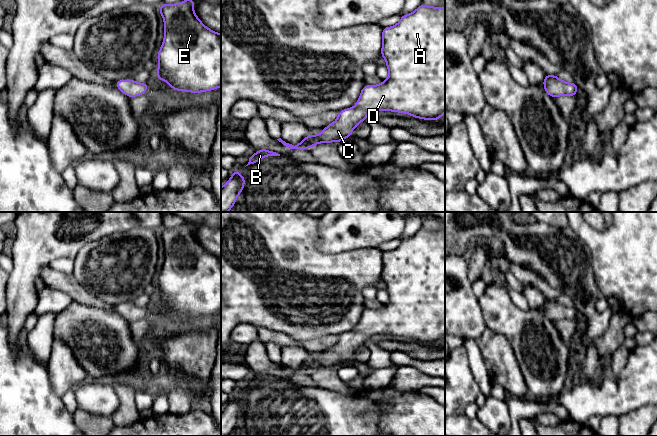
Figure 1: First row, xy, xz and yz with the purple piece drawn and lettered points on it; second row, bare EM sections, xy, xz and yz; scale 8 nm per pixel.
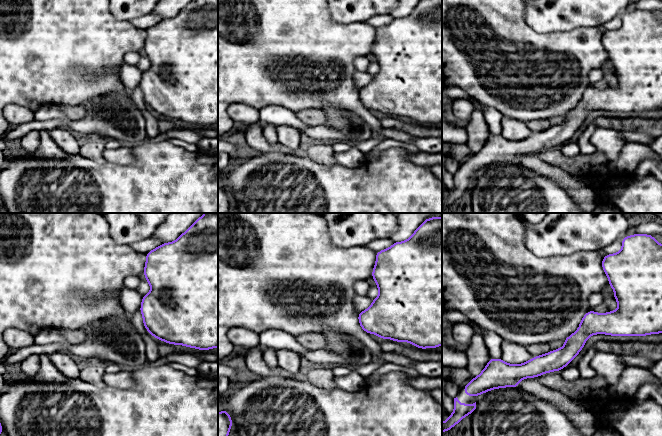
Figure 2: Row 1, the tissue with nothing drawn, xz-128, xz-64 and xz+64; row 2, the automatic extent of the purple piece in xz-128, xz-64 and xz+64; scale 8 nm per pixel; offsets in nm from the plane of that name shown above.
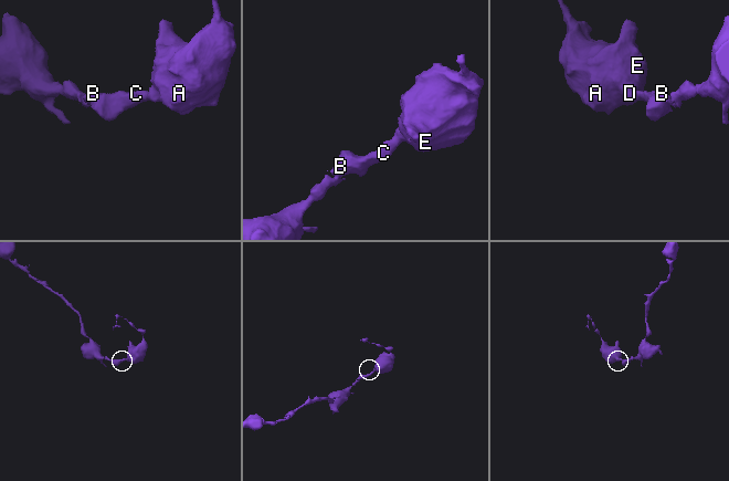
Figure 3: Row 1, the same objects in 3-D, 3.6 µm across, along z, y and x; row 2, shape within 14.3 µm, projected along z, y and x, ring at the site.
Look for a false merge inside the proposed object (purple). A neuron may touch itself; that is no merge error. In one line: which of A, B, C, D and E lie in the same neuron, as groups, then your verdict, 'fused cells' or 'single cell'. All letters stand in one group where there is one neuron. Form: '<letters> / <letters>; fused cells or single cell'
A B C D E; single cell

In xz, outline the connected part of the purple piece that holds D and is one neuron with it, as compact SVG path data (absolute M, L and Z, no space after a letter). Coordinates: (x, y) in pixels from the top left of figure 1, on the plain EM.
M421 228L410 238L402 239L398 248L382 253L381 281L386 284L389 302L378 309L365 309L361 318L352 332L347 332L338 337L338 342L318 359L308 359L299 368L286 367L281 362L277 363L290 373L304 374L318 367L341 366L352 359L353 353L372 336L377 334L406 337L415 342L424 344L439 344L445 337L445 231L432 231Z

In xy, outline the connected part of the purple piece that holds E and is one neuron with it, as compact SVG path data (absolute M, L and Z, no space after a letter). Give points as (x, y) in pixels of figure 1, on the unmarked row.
M194 223L176 228L161 228L165 259L158 276L157 302L166 305L171 314L193 318L221 311L221 258L207 252L194 237Z

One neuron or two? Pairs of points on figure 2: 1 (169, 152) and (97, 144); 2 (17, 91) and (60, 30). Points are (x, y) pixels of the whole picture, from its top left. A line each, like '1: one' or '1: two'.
1: two
2: one

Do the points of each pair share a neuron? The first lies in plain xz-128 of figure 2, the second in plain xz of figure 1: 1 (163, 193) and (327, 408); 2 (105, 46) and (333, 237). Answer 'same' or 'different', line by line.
1: same
2: different

